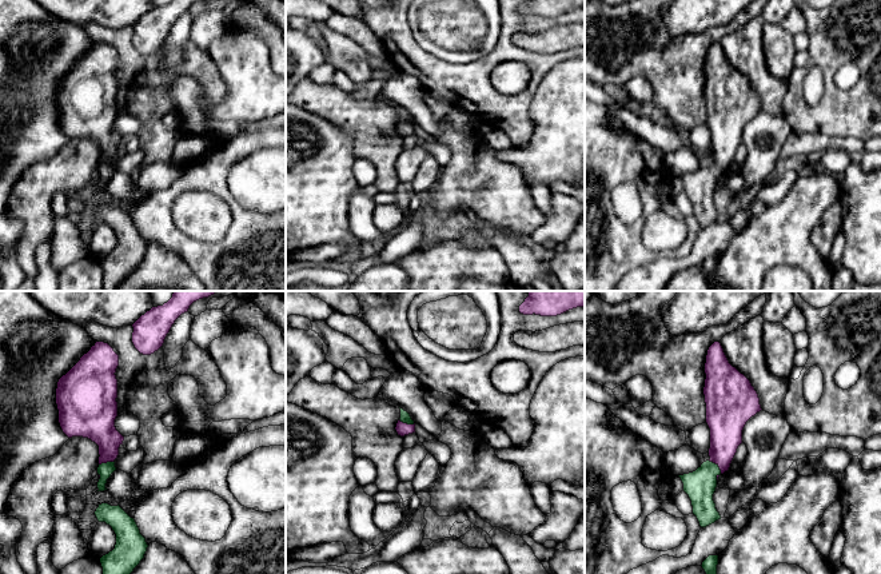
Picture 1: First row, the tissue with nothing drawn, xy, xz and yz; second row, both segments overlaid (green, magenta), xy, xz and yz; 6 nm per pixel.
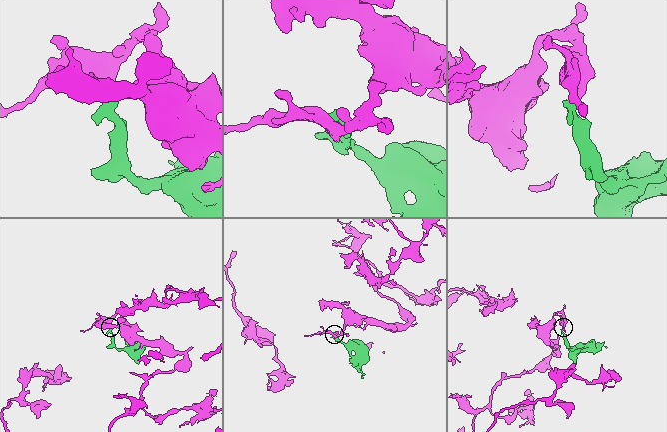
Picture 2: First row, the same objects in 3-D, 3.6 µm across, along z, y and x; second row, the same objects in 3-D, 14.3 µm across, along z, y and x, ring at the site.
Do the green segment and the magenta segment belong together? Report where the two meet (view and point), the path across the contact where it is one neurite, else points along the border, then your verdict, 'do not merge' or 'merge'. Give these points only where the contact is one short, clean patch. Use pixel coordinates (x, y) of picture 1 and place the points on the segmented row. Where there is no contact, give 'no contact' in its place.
yz (718, 469) | across yz (700, 485), (718, 469), (726, 429) | merge

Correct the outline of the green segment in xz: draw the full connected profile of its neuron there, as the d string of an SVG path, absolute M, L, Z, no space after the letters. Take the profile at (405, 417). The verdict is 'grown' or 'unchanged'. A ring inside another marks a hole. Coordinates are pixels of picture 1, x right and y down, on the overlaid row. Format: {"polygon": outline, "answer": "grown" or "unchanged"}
{"polygon": "M400 408L400 418L396 423L395 430L396 430L398 435L400 435L400 437L415 433L414 420L411 419L410 414L407 411L404 411L403 408Z", "answer": "grown"}

